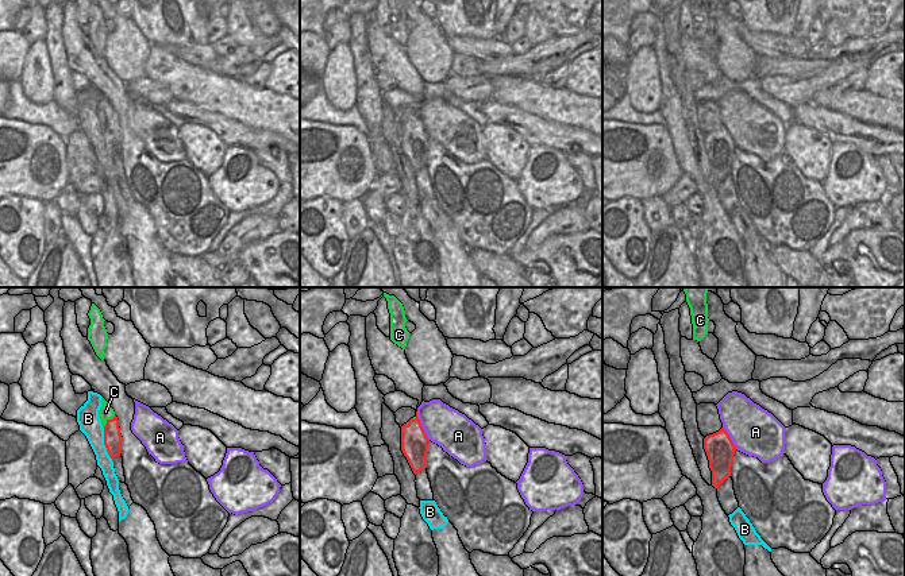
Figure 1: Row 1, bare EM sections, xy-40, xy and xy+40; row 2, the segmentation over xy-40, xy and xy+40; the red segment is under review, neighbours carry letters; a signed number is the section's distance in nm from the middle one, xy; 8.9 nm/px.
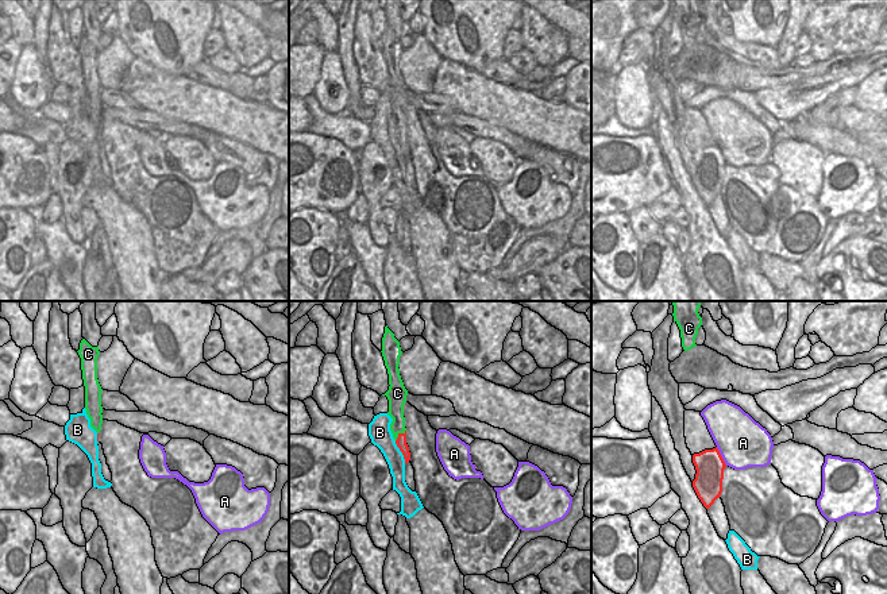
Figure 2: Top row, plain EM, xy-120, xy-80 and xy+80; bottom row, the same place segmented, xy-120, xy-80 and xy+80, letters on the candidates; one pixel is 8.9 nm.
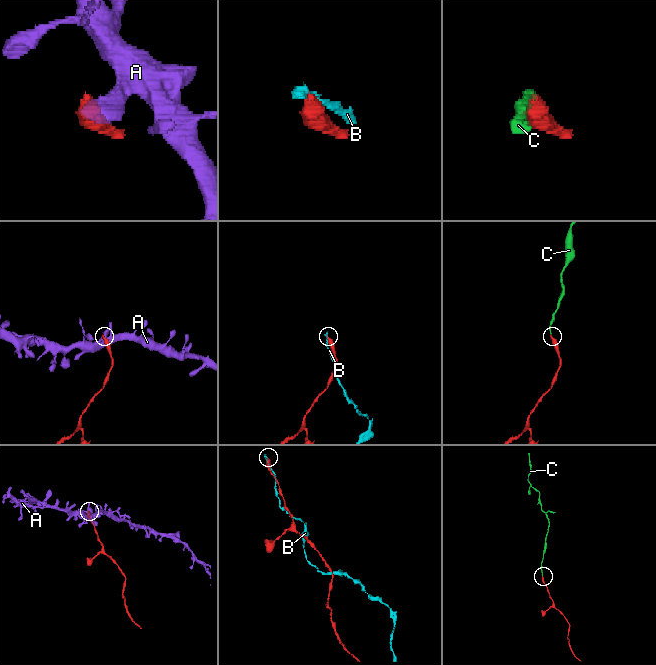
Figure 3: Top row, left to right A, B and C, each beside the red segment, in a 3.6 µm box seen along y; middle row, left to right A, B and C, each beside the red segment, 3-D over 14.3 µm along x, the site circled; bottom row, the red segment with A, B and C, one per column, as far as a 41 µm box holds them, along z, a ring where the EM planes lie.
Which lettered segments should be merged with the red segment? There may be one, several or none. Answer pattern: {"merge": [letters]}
{"merge": ["C"]}

